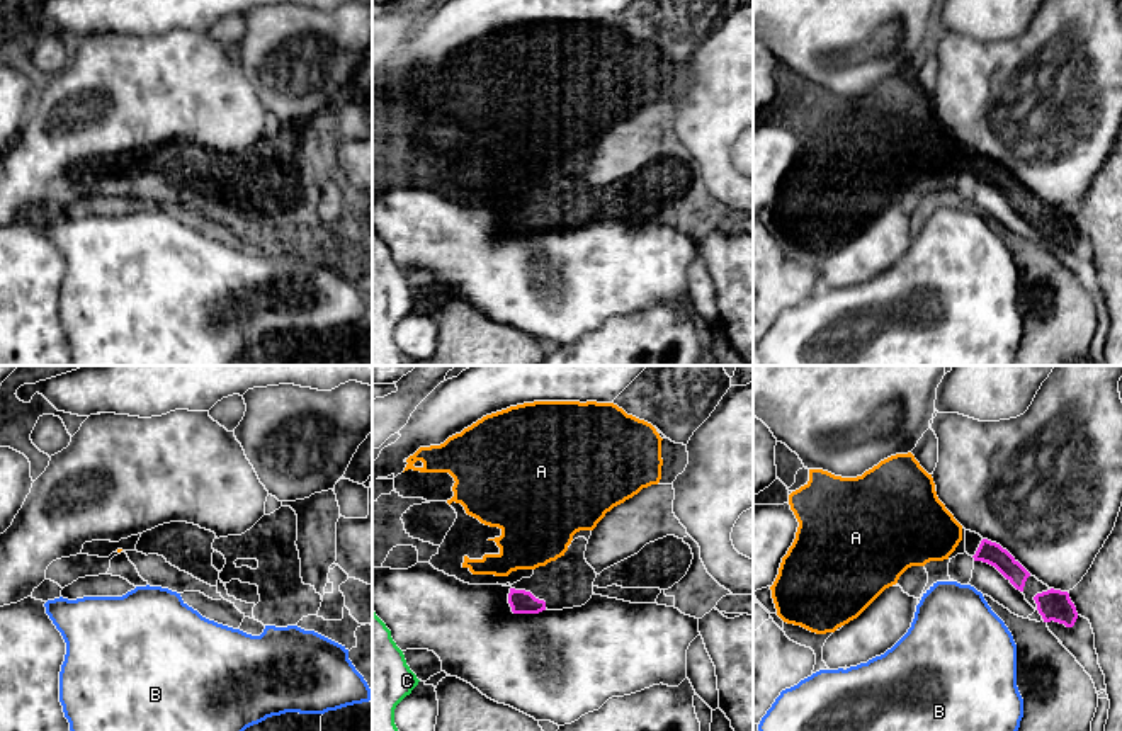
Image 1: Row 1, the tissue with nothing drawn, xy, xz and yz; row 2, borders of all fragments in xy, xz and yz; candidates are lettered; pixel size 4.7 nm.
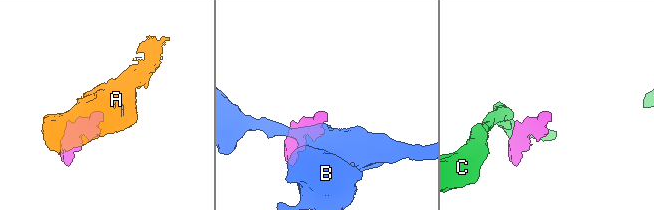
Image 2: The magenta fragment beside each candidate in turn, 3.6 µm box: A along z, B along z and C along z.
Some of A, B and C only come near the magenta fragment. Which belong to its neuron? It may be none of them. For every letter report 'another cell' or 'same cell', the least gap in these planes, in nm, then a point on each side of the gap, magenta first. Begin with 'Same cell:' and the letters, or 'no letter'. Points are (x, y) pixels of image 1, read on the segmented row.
Same cell: A
A: same cell; 70 nm apart; from magenta across xz (510, 589), (507, 575)
B: another cell; 120 nm apart; from magenta across yz (974, 560), (969, 585)
C: another cell; 550 nm apart; from magenta across xz (512, 611), (415, 675)

